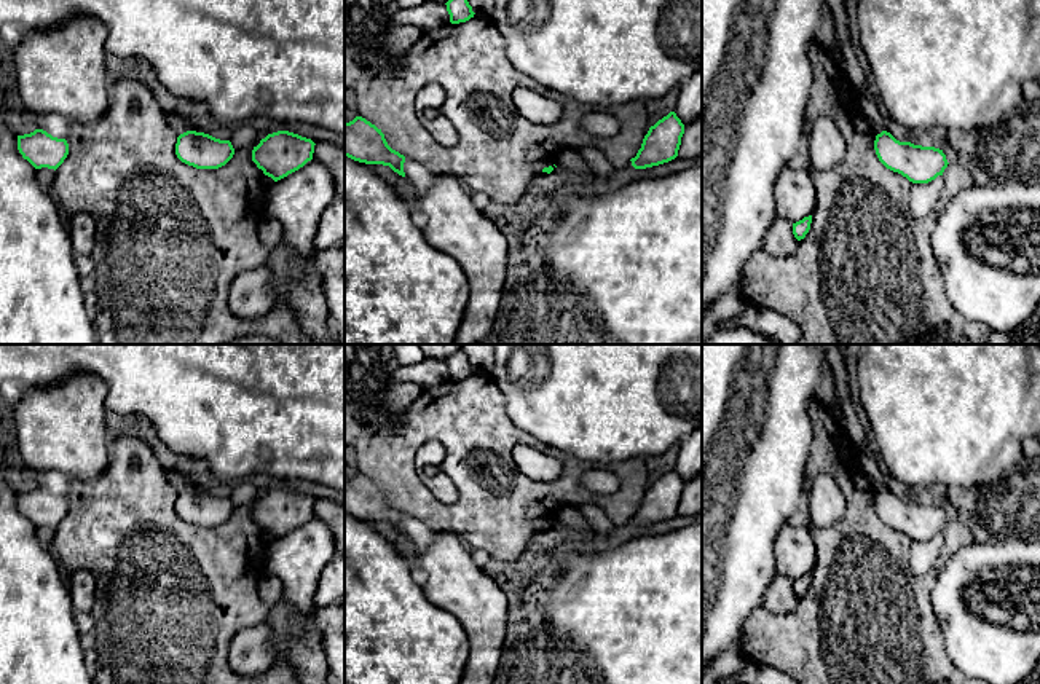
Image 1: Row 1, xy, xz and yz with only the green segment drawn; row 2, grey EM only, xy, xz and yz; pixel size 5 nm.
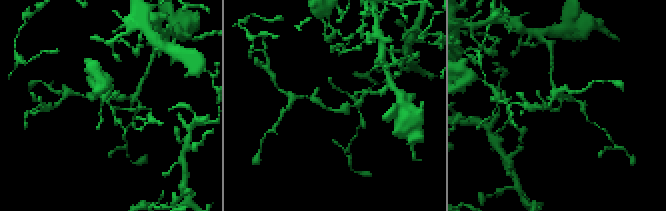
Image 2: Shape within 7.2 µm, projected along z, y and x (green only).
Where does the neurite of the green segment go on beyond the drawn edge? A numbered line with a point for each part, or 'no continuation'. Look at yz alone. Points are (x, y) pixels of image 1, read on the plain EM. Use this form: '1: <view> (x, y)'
no continuation

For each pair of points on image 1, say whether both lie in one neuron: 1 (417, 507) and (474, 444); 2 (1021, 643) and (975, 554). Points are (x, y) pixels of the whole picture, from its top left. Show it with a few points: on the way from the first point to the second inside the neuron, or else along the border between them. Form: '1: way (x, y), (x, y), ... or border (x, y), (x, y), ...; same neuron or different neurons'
1: way (442, 509), (455, 509), (468, 496), (468, 469); same neuron
2: way (992, 628), (961, 611), (961, 582); same neuron

